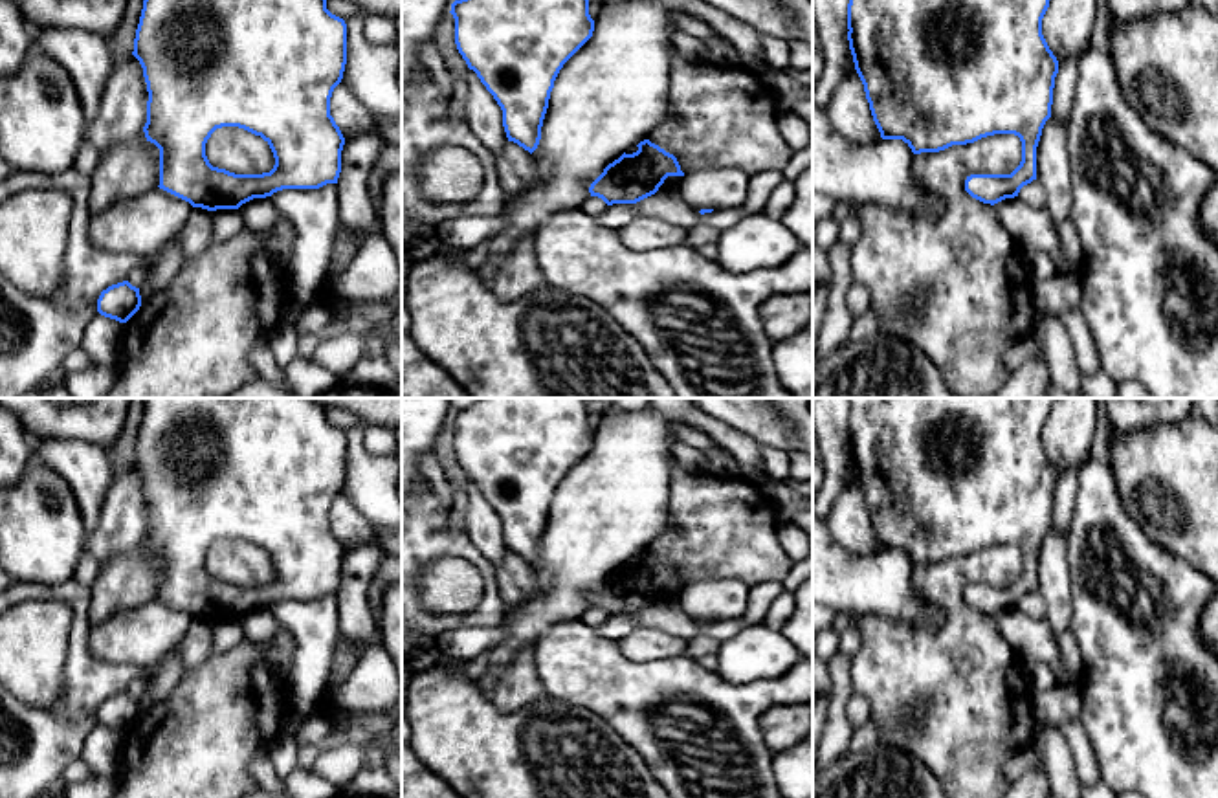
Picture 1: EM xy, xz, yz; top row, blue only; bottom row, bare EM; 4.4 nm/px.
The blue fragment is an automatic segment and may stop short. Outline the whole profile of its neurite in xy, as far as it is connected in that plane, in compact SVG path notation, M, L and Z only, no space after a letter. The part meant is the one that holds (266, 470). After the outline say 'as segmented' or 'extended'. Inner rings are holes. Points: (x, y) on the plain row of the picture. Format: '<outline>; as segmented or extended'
M145 398L132 466L147 493L147 552L160 560L160 600L207 622L238 620L282 600L338 594L345 549L330 526L330 508L347 475L347 435L327 420L314 398ZM238 538L260 547L275 576L262 585L213 578L205 554L216 539Z; as segmented

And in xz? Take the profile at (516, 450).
M477 398L449 424L457 460L501 517L508 552L532 565L559 481L594 442L587 398Z; as segmented

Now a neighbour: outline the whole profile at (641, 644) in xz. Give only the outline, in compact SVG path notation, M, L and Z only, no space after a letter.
M637 627L618 640L620 651L637 662L660 660L684 653L688 640L657 627Z

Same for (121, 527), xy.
M134 466L114 475L99 521L88 532L84 550L101 565L136 549L147 534L147 493Z

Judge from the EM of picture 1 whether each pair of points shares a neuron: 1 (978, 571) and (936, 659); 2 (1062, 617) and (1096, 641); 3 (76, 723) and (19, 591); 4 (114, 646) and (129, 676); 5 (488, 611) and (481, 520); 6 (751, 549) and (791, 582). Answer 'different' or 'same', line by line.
1: same
2: different
3: same
4: different
5: different
6: different

